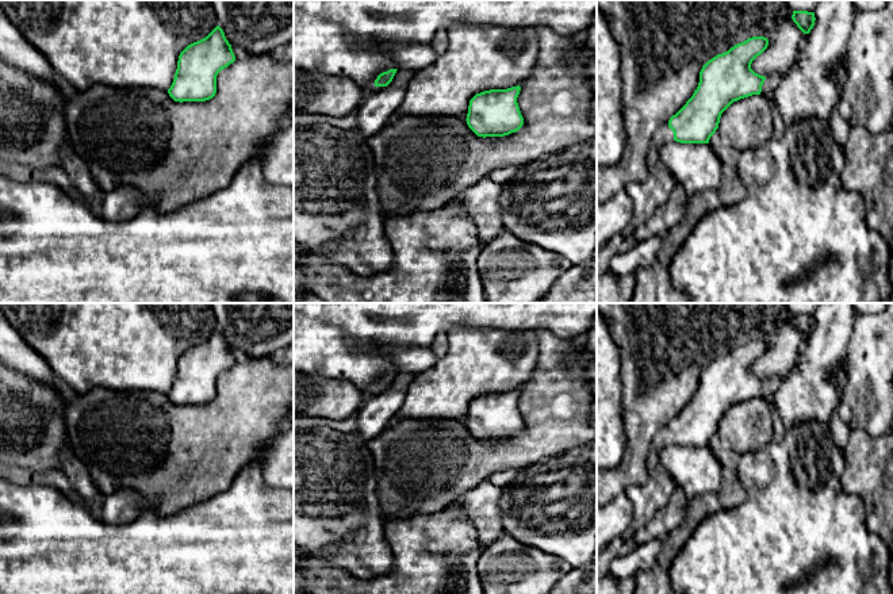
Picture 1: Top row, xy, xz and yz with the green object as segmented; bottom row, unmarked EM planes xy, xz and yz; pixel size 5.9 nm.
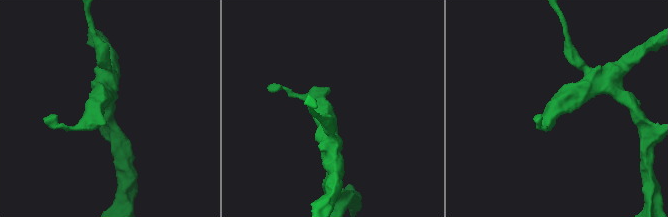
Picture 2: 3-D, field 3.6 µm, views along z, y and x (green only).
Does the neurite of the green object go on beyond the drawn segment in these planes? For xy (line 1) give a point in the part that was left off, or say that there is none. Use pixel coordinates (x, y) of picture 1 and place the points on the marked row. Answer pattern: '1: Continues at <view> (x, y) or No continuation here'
1: No continuation here

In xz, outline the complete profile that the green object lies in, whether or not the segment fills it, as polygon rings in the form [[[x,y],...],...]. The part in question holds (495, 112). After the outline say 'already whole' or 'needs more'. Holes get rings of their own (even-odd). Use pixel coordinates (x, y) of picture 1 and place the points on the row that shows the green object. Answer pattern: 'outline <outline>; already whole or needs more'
outline [[[521,87],[476,93],[468,106],[467,124],[478,137],[505,137],[524,124],[517,97]]]; already whole

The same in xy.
outline [[[216,26],[206,38],[188,45],[179,55],[168,89],[175,101],[206,101],[216,93],[216,76],[235,61],[231,45]]]; already whole

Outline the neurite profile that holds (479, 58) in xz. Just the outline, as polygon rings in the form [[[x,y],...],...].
[[[455,24],[446,28],[448,50],[428,68],[414,73],[405,88],[396,116],[452,116],[467,119],[470,100],[490,89],[521,85],[539,57],[539,37],[532,27]]]

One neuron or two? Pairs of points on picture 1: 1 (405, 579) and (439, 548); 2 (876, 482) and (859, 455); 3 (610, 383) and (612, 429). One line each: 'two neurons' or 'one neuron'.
1: one neuron
2: one neuron
3: one neuron

